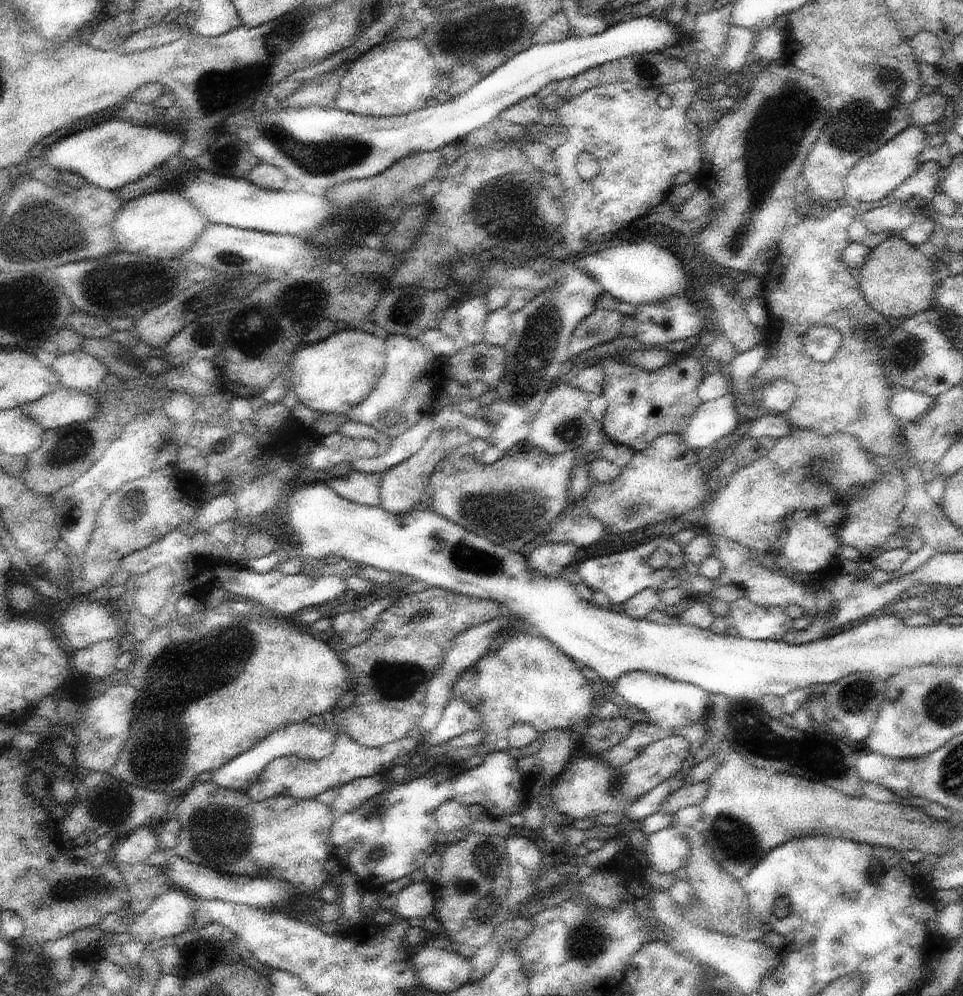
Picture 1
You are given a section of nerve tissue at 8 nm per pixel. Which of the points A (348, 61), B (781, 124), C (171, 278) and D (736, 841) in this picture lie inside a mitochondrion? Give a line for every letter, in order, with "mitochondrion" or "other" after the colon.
A: other
B: mitochondrion
C: mitochondrion
D: mitochondrion

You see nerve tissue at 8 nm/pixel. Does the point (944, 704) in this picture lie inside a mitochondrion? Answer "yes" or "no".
yes

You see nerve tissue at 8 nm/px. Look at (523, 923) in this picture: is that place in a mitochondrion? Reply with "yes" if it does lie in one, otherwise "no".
no

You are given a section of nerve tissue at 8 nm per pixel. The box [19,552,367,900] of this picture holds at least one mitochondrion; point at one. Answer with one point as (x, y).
(224, 838)

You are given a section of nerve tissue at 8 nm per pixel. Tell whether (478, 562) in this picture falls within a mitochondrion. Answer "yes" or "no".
yes

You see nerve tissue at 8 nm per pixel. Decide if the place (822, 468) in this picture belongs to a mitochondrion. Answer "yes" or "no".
no

